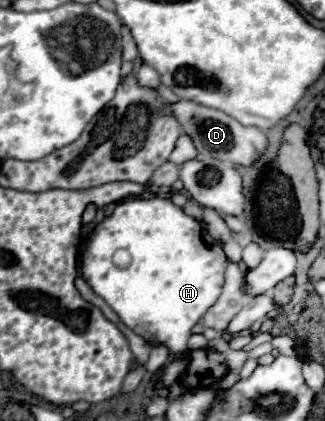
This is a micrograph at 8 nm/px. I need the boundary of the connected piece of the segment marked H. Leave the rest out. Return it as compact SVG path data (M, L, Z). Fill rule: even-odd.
M161 196L127 198L119 202L111 216L105 216L99 224L95 224L91 238L83 240L79 252L81 276L93 292L115 310L127 328L145 338L149 344L167 346L173 354L187 350L191 328L219 298L227 266L229 260L221 244L207 232L203 222L185 214L183 208ZM119 252L125 252L125 258L119 258Z

